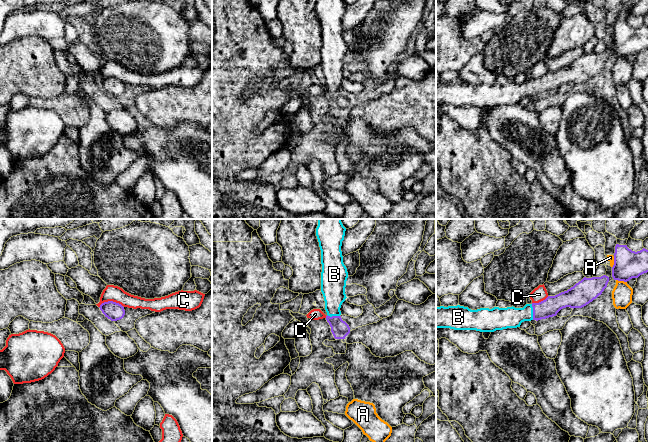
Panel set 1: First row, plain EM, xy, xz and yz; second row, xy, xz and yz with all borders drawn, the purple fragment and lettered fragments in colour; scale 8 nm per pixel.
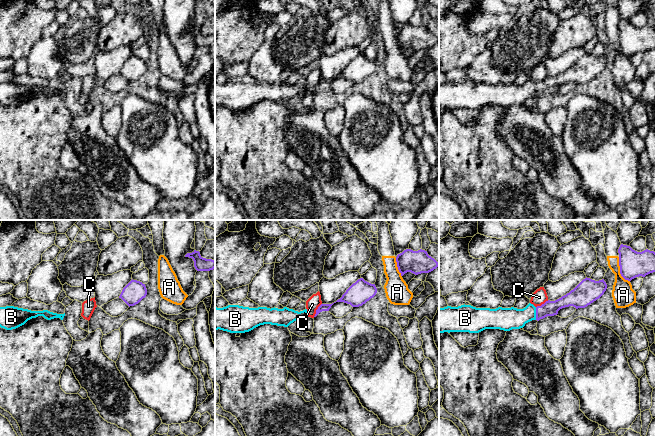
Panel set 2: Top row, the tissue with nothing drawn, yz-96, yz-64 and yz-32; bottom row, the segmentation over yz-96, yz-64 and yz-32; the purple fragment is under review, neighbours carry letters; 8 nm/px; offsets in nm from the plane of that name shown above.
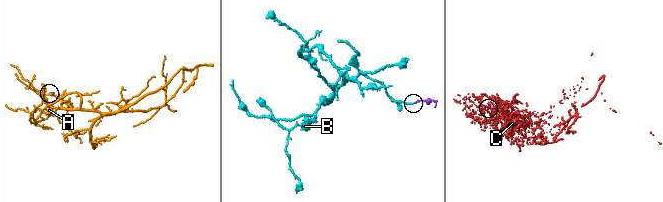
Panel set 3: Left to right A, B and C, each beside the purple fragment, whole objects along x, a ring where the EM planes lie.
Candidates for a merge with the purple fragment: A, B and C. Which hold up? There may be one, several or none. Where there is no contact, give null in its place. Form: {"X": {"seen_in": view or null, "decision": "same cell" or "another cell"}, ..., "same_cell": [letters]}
{"A": {"seen_in": "yz", "decision": "another cell"}, "B": {"seen_in": "yz", "decision": "same cell"}, "C": {"seen_in": "xy", "decision": "another cell"}, "same_cell": ["B"]}

